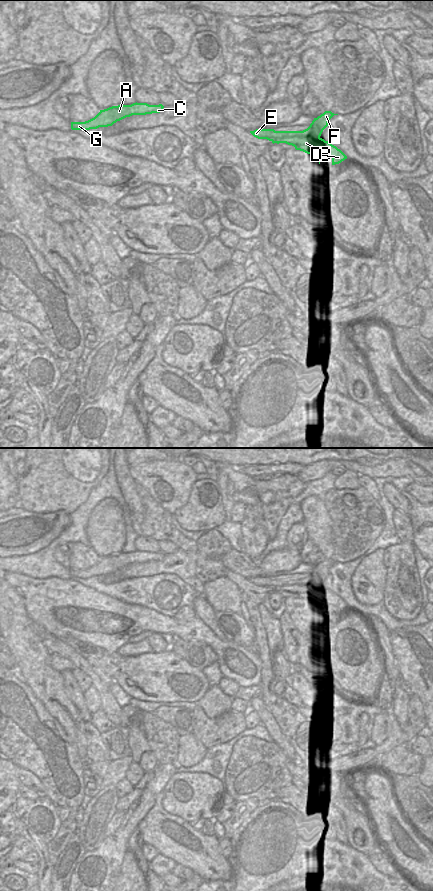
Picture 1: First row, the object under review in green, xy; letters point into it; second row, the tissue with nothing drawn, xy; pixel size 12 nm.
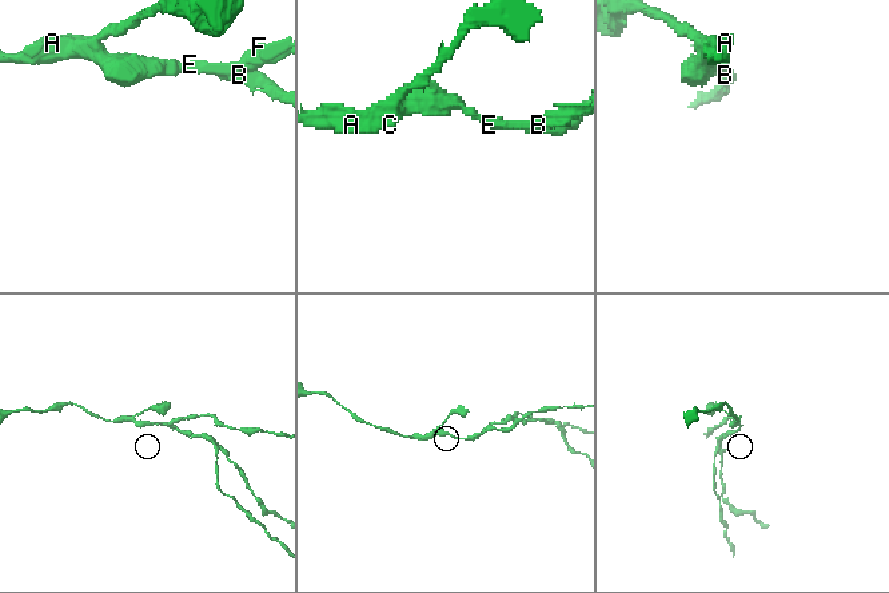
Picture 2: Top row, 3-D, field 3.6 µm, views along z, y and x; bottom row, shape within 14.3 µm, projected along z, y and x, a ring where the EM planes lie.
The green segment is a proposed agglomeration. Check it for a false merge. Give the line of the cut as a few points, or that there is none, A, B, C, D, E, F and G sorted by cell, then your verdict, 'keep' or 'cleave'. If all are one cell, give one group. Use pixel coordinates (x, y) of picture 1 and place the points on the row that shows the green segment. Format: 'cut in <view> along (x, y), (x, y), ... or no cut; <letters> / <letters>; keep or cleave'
cut in xy along (314, 138), (314, 141), (321, 143), (323, 156); A B C E F G / D; cleave

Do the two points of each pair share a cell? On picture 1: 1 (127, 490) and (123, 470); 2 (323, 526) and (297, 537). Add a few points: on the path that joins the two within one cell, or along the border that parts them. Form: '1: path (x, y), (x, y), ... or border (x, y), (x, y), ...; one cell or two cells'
1: path (127, 485), (123, 475); one cell
2: border (302, 521), (308, 537); two cells

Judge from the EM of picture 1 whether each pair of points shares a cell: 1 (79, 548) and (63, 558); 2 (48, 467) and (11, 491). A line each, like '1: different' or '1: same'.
1: different
2: different

